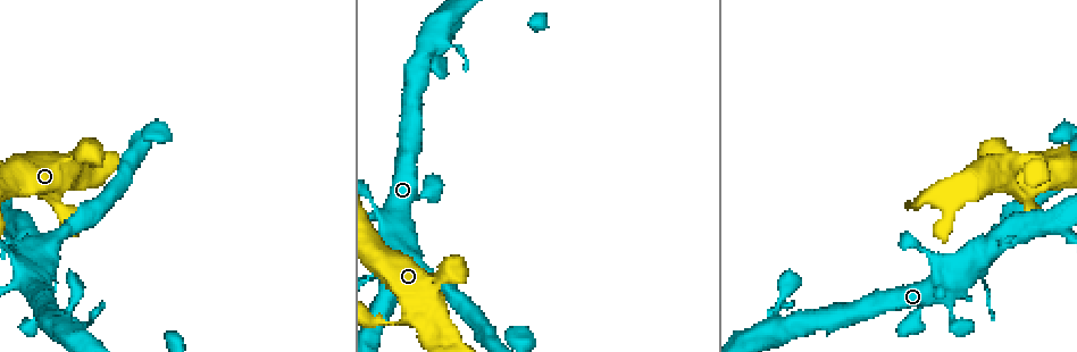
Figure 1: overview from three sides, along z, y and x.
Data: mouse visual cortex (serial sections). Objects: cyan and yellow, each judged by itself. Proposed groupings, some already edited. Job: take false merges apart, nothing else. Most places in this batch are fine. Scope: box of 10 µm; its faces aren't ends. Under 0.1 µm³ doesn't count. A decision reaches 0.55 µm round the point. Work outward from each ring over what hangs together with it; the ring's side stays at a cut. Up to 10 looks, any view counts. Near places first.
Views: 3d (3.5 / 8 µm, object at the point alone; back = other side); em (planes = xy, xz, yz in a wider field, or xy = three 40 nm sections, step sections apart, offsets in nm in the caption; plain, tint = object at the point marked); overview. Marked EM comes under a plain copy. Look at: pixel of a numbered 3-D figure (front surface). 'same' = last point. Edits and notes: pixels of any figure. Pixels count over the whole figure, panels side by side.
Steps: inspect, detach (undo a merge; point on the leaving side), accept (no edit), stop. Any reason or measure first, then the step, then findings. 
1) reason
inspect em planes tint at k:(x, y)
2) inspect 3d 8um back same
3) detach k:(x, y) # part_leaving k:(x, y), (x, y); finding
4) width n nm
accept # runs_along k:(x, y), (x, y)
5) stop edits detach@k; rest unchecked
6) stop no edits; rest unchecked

a narrow waist
inspect 3d 3.5um at 1:(428, 304)

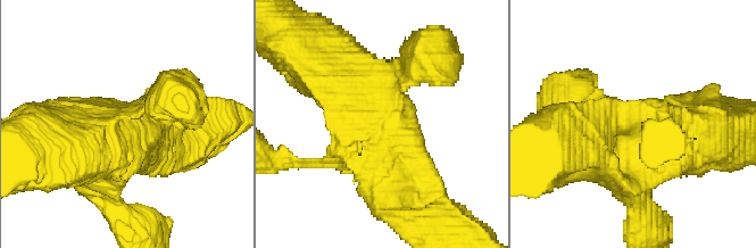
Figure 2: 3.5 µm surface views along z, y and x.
inspect em planes tint at 2:(380, 130)

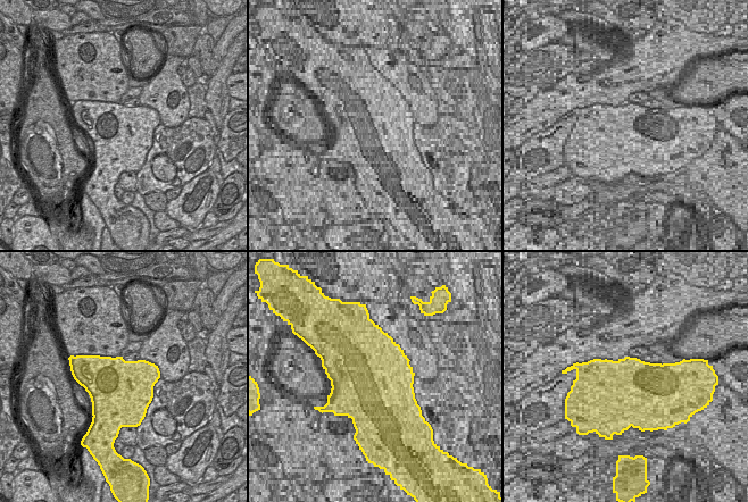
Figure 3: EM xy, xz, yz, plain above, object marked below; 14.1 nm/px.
accept # runs_along 2:(340, 67), (375, 99), (392, 168); continuous, no second cell

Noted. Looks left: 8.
narrows sharply
inspect 3d 3.5um at 1:(939, 269)

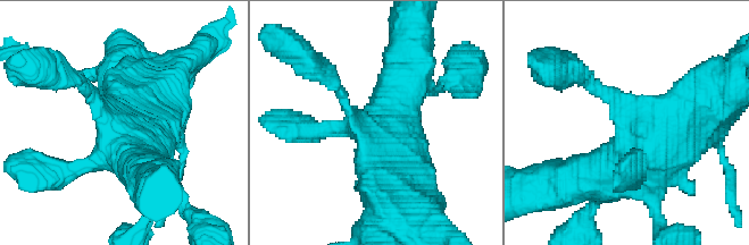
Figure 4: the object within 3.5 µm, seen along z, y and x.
inspect em planes tint at 4:(120, 128)

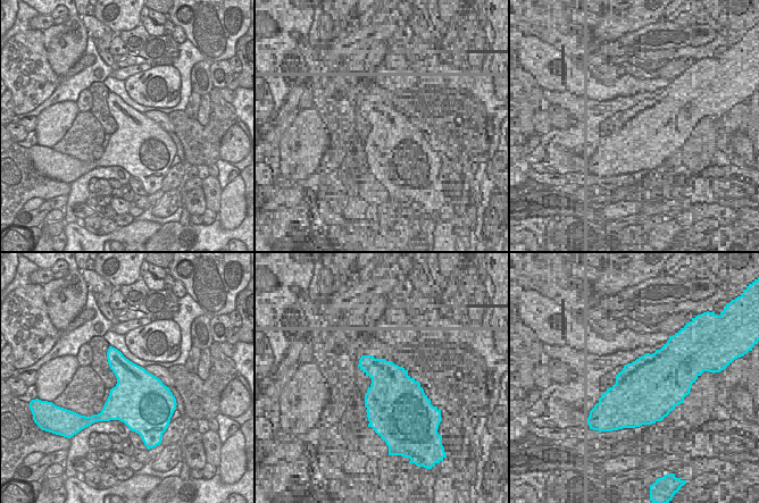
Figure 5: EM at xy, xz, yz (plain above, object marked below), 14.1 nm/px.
accept # runs_along 4:(581, 177), (654, 150), (704, 108); one cell here

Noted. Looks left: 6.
sharp bend
inspect 3d 3.5um at 1:(428, 54)

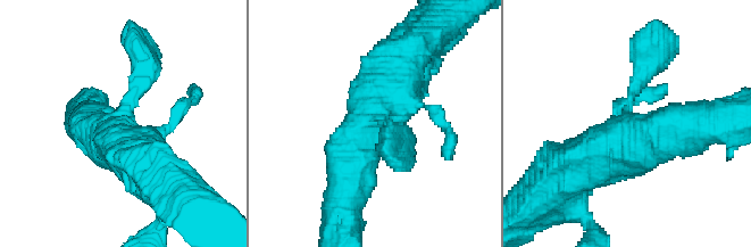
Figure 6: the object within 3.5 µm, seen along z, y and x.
now the EM
inspect em xy step 3 tint at 6:(377, 117)

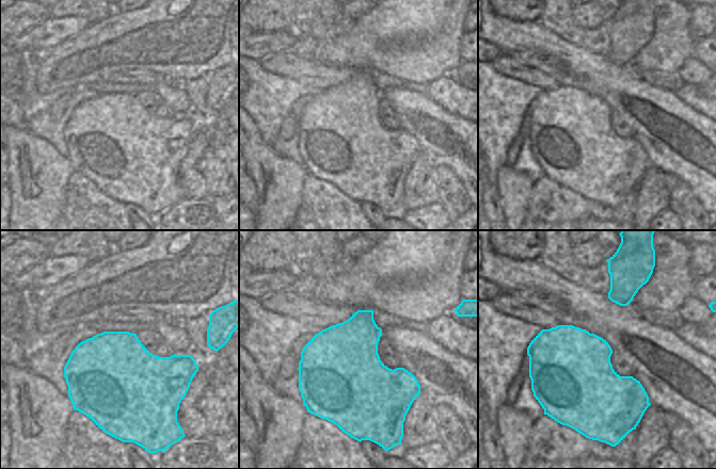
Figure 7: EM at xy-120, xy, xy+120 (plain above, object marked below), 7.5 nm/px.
accept # runs_along 6:(347, 184), (358, 138), (399, 63); one cell here

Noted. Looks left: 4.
stop no edits; rest unchecked

